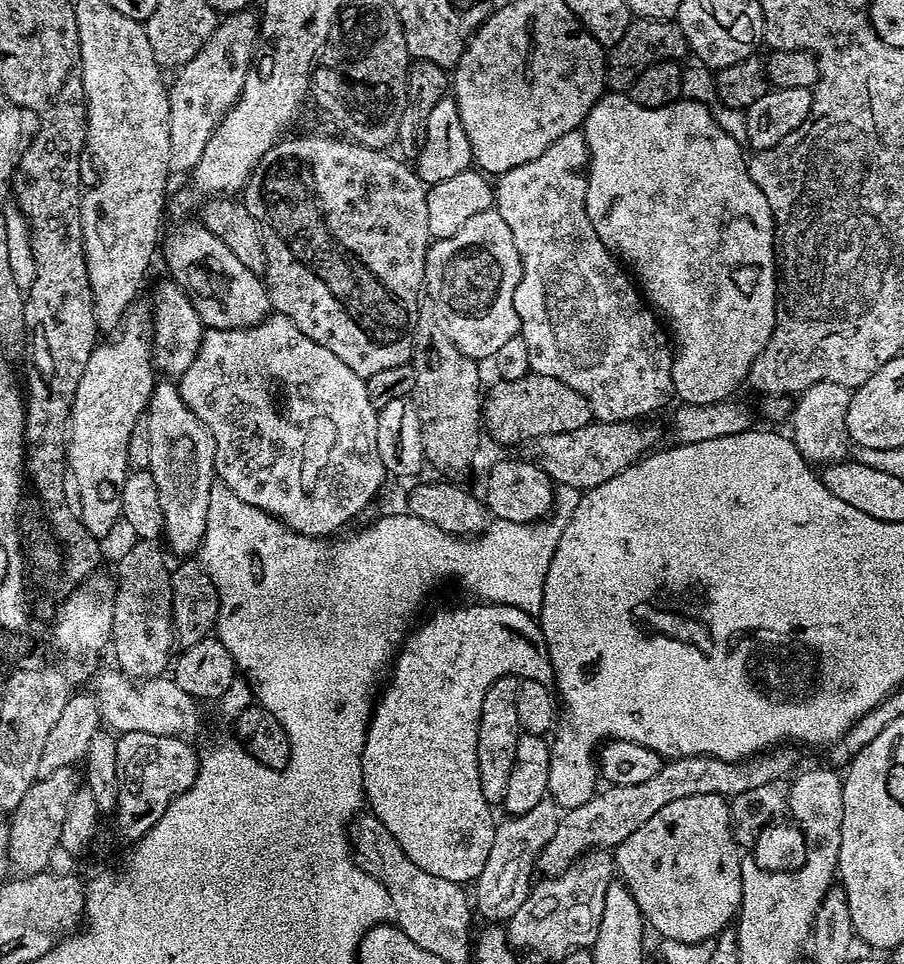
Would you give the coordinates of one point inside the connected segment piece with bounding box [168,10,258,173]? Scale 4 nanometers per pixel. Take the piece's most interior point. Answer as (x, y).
(204, 89)

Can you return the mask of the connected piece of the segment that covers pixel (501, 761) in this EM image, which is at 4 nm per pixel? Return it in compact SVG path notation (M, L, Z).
M503 676L486 690L486 698L482 698L482 714L478 722L478 782L482 784L482 798L493 806L504 803L506 794L506 782L510 782L510 770L514 770L514 753L518 750L518 738L520 737L520 723L518 722L518 686L521 677Z

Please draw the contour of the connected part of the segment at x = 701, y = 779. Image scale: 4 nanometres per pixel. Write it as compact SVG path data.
M773 751L763 759L751 760L718 760L714 756L682 756L669 759L647 782L637 782L634 786L618 786L617 784L597 791L582 806L567 809L561 815L560 824L554 830L554 838L546 842L538 857L538 868L545 877L562 874L575 864L585 852L596 850L612 850L622 843L642 822L647 822L667 806L669 802L678 802L678 798L690 798L694 794L718 794L731 798L738 794L746 794L746 790L755 790L758 786L766 786L766 782L785 779L792 768L792 760Z

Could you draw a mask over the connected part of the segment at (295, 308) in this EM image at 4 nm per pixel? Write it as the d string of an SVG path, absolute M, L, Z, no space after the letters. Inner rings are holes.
M296 136L293 140L281 139L254 166L247 184L242 189L242 203L258 222L264 247L264 270L262 279L268 289L268 303L279 315L290 318L306 338L314 338L318 346L326 346L330 354L335 354L354 370L354 374L367 377L386 370L389 366L402 366L412 359L412 339L420 313L422 289L424 288L424 267L428 245L433 238L426 215L426 194L428 188L419 180L415 171L399 155L388 150L367 148L353 144L347 138L335 140L332 136Z

